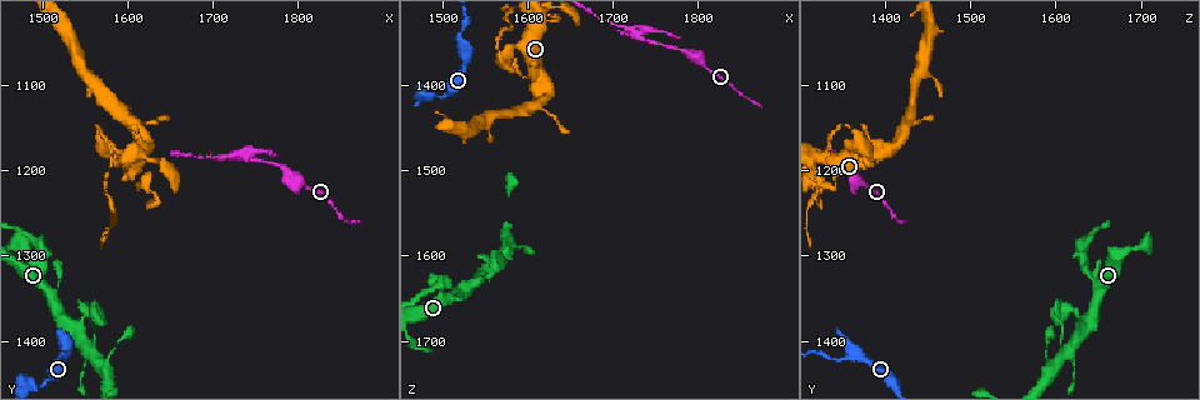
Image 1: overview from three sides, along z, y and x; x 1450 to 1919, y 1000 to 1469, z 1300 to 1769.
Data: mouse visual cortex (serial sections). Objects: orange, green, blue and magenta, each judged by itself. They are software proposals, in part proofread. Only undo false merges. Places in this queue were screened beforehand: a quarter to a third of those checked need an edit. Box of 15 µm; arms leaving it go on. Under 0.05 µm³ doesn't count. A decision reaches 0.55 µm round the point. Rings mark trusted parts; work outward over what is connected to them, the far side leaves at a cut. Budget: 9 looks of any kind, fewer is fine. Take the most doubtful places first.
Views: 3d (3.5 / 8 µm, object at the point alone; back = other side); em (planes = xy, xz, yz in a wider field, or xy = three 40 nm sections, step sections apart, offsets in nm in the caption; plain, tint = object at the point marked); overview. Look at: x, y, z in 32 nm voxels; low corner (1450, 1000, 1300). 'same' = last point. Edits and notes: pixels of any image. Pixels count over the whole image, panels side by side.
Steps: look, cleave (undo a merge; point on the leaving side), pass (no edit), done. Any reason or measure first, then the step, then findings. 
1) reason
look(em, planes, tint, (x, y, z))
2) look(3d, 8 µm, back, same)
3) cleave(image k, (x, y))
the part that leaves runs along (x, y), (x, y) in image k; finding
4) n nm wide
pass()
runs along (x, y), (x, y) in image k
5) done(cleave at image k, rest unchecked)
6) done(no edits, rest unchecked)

sharp bend
look(3d, 3.5 µm, (1565, 1150, 1350))

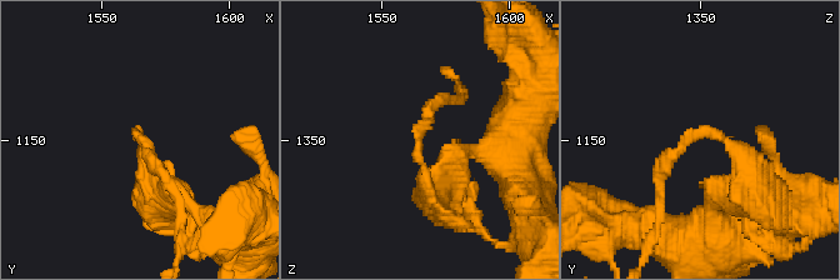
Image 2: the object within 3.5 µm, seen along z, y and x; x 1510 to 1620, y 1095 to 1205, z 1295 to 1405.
arms of 150, 250 nm; shape alone is not enough
look(em, xy, step 1, tint, (1564, 1149, 1347))

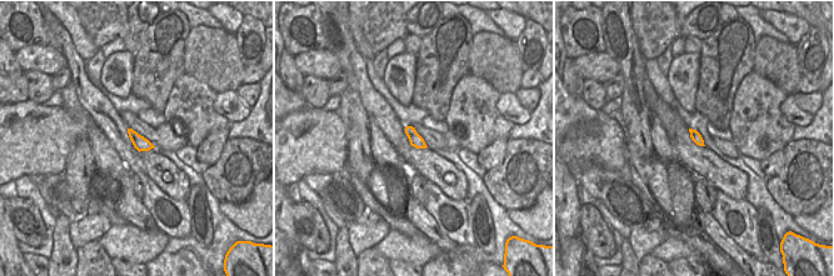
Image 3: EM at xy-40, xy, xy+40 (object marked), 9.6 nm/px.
pass()
runs along (426, 193), (419, 129), (434, 103), (458, 100) in image 2; all the same cell

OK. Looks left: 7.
thin neck
look(3d, 3.5 µm, back, (1500, 1295, 1630))

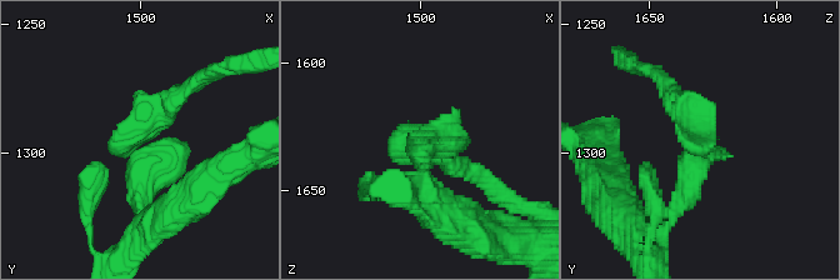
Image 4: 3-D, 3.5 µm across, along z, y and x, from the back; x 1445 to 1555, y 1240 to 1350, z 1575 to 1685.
look(em, xy, step 1, tint, (1496, 1295, 1631))

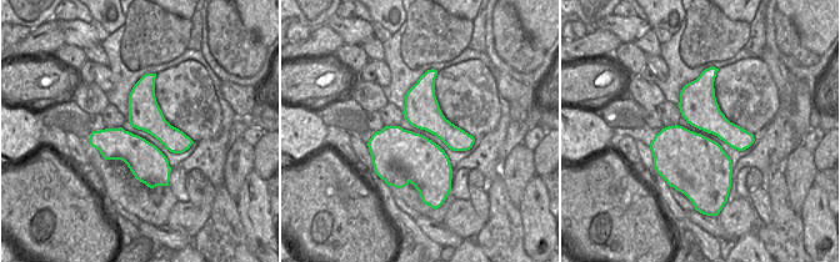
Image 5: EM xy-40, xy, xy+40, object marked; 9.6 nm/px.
pass()
runs along (143, 215), (146, 124), (196, 81) in image 4; all the same cell

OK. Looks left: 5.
abrupt turn
look(3d, 3.5 µm, (1730, 1180, 1340))

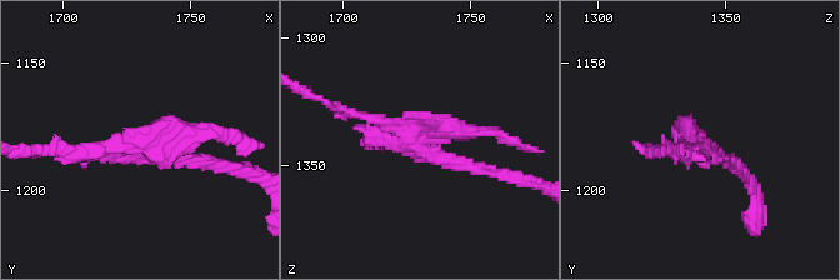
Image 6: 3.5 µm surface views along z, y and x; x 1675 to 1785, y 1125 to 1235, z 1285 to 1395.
need the tissue
look(em, xy, step 3, tint, (1730, 1182, 1342))

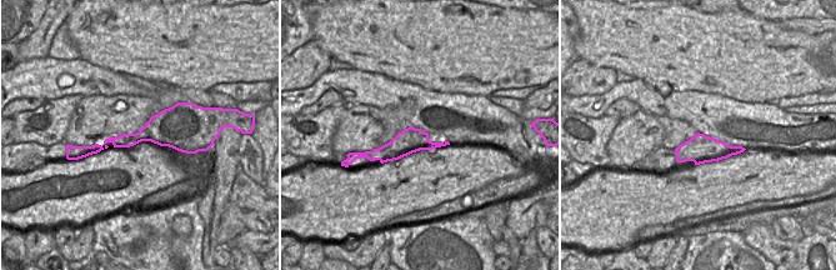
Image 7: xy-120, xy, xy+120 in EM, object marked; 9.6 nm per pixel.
pass()
continuous, no second cell

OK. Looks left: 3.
look(3d, 3.5 µm, (1615, 1220, 1335))

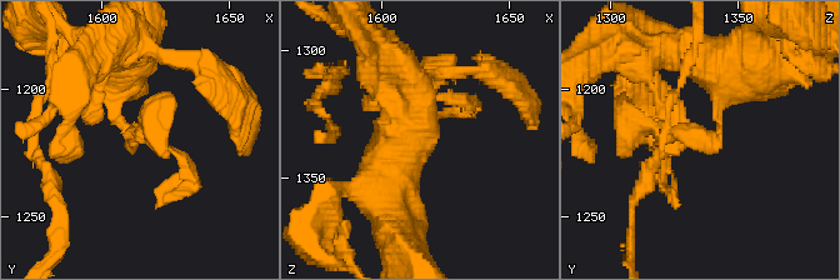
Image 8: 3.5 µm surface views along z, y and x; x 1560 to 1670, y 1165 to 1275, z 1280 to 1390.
arms of 200, 500 nm
look(em, xy, step 3, tint, (1612, 1218, 1336))

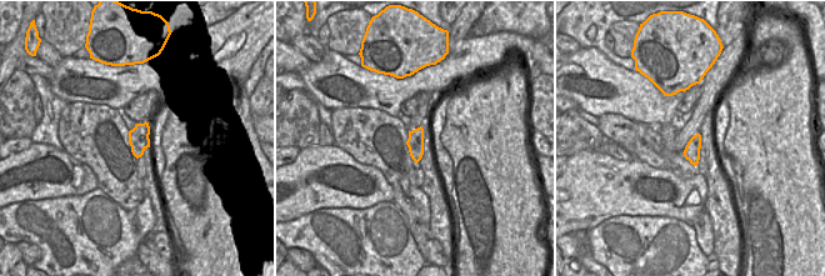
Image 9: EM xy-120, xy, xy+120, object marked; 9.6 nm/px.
pass()
runs along (740, 78), (710, 135), (630, 116) in image 8; all the same cell

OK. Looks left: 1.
done(no edits, rest unchecked)

